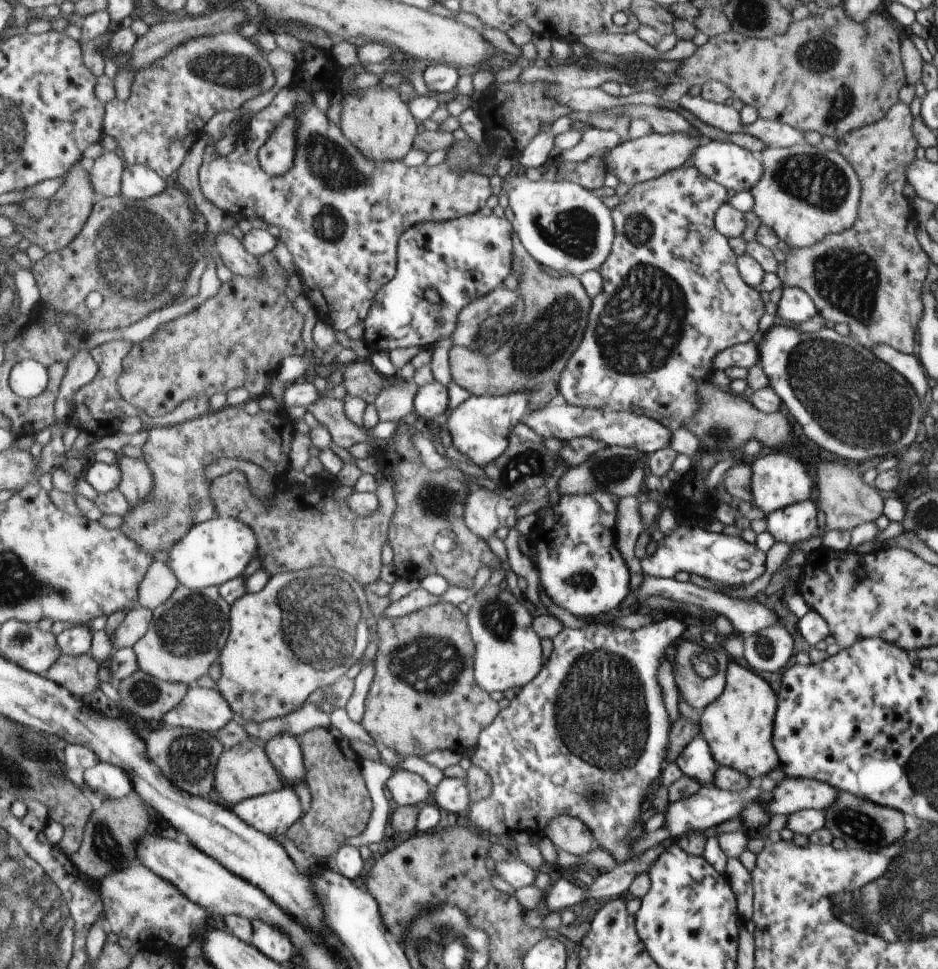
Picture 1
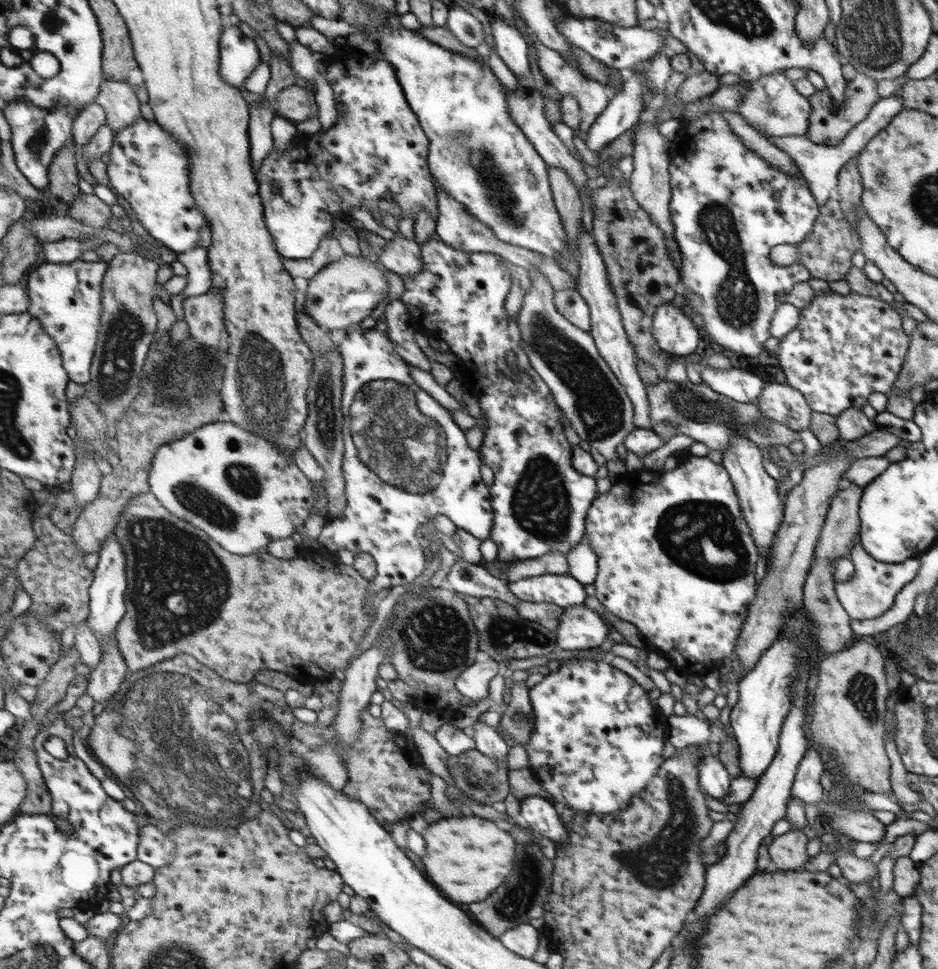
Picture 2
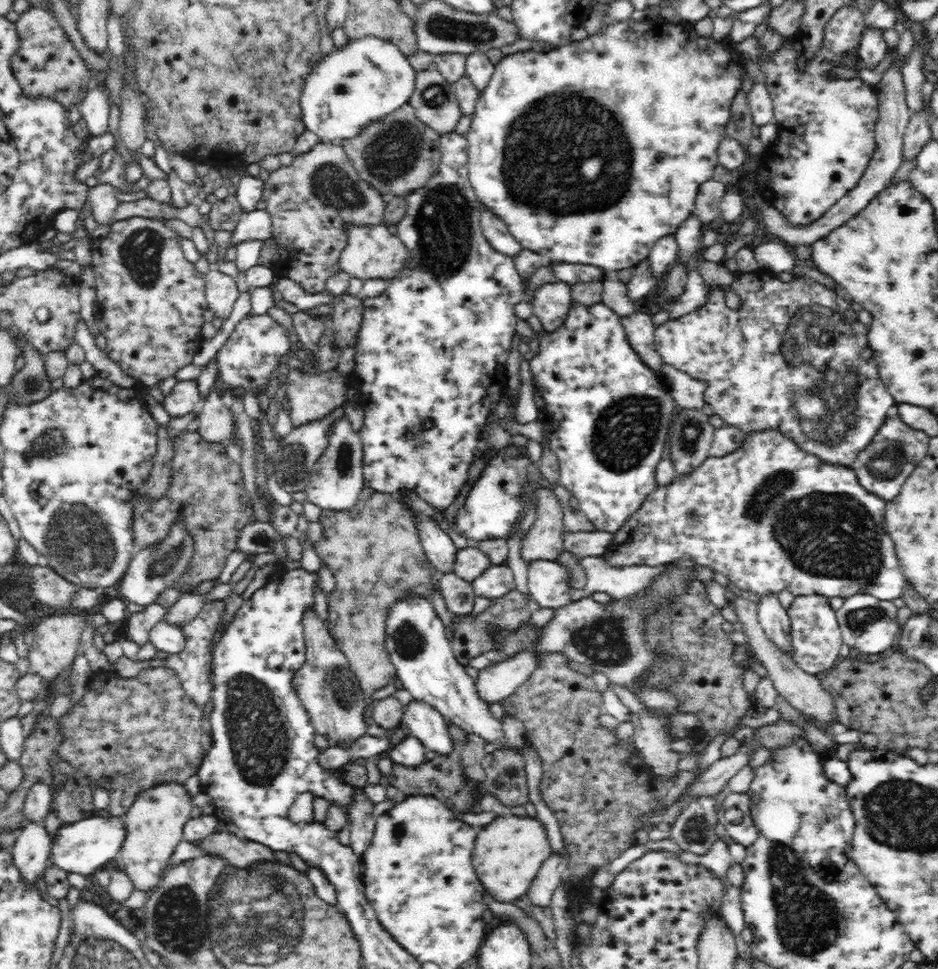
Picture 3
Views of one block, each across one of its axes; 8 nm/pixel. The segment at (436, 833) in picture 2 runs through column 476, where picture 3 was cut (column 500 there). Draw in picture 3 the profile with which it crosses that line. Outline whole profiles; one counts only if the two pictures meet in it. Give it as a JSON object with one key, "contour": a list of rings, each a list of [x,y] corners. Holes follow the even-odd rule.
{"contour":[[[500,816],[487,826],[478,829],[477,838],[472,850],[472,862],[474,862],[474,870],[478,872],[480,882],[484,884],[486,892],[492,892],[492,897],[500,902],[512,902],[522,894],[528,892],[530,882],[534,880],[534,876],[538,874],[540,866],[544,864],[544,860],[552,854],[552,848],[546,835],[546,828],[538,819],[532,817],[520,818],[518,816]]]}

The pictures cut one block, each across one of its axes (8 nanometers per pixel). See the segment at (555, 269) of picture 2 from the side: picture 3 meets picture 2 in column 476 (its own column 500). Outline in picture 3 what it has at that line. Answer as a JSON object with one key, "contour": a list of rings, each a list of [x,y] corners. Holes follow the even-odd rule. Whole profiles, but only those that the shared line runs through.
{"contour":[[[484,208],[481,215],[481,230],[486,241],[496,250],[510,258],[522,252],[522,246],[510,235],[506,222]]]}

